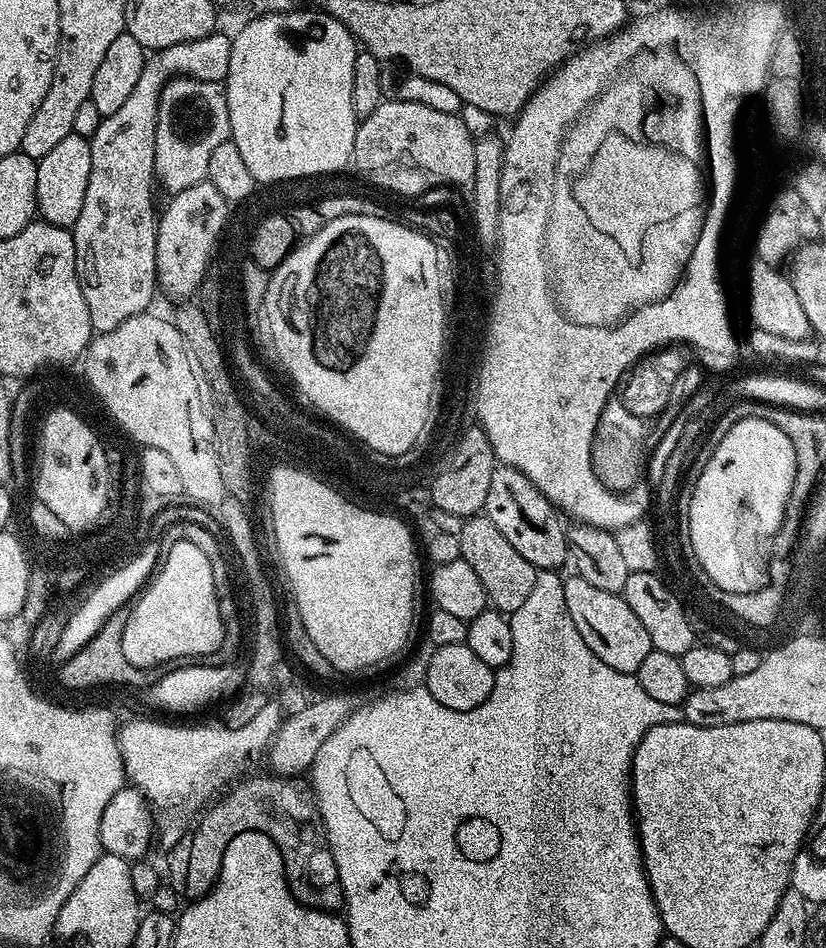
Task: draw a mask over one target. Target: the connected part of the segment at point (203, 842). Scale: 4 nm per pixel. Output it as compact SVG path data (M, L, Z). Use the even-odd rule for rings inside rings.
M262 774L241 782L239 781L234 786L237 787L226 796L221 795L211 803L199 817L200 822L197 826L195 823L191 831L191 856L184 892L192 900L200 899L212 891L221 870L223 855L230 842L240 833L259 832L264 826L264 820L260 820L260 812L256 812L256 804L264 800L264 788L268 788L268 784L276 784L276 775Z

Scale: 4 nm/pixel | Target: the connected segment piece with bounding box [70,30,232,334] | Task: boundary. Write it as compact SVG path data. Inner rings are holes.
M223 30L211 32L206 38L194 42L182 42L178 46L166 46L155 49L145 59L142 75L134 85L134 91L126 97L126 102L114 114L101 119L98 130L90 138L92 145L92 165L90 182L86 186L86 202L82 202L82 214L70 231L74 238L76 255L76 273L82 286L82 298L86 298L86 310L90 310L90 322L93 333L109 332L126 318L149 311L153 307L152 295L158 292L156 283L156 225L158 208L152 205L152 192L148 188L136 188L136 184L153 183L156 167L154 166L154 142L158 126L158 106L160 95L169 80L189 76L192 80L223 82L230 70L230 48L232 36Z

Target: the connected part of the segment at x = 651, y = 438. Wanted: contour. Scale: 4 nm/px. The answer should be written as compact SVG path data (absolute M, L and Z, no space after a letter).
M608 400L598 418L598 426L592 439L592 465L600 481L611 492L617 494L624 494L635 489L645 475L649 455L657 441L657 430L647 422L639 420L634 414L625 412L625 408L621 407L616 400Z

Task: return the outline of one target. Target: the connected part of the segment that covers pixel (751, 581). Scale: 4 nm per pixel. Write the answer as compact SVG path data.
M756 416L737 419L736 424L718 442L714 454L705 461L701 477L694 486L694 494L690 498L690 542L694 546L694 554L698 554L698 562L702 562L702 570L710 574L710 578L722 590L734 595L747 594L766 587L770 581L770 569L764 560L756 560L760 556L760 528L769 528L775 533L780 528L784 517L784 509L794 496L796 486L796 451L782 434L779 423L759 420Z

